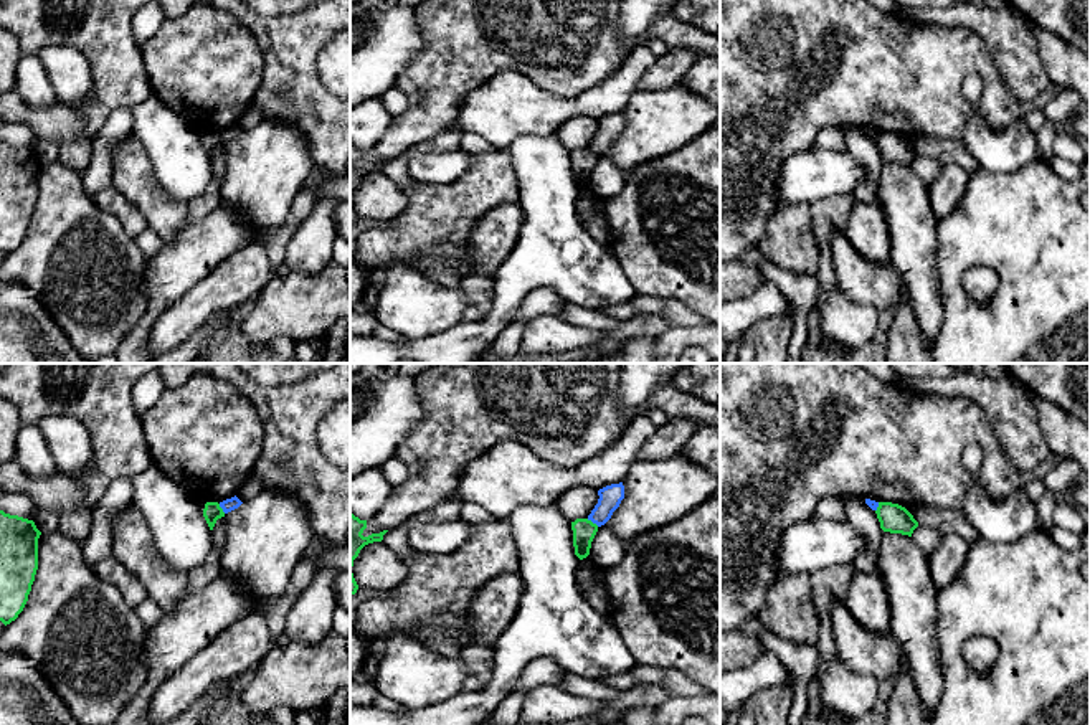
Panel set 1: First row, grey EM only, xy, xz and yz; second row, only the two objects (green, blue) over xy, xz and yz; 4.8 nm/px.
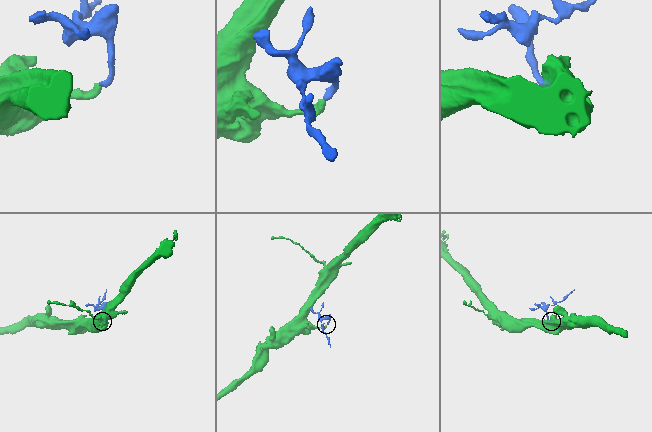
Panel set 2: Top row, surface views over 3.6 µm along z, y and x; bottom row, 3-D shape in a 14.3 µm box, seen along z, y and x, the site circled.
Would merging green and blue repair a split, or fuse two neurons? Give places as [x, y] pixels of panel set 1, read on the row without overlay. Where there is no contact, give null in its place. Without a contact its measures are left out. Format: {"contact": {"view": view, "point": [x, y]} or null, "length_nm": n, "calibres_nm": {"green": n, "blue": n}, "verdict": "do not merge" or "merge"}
{"contact": {"view": "xz", "point": [592, 152]}, "length_nm": 70, "calibres_nm": {"green": 110, "blue": 110}, "verdict": "do not merge"}

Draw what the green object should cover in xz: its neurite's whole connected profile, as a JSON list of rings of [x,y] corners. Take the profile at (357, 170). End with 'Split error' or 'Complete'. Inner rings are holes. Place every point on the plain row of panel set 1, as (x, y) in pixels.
[[[350,142],[350,226],[355,225],[358,220],[358,215],[352,203],[353,190],[358,187],[360,180],[365,175],[373,172],[382,172],[383,165],[388,162],[388,160],[383,160],[380,163],[372,163],[368,167],[363,167],[362,163],[365,159],[367,159],[367,150],[360,150]]]. Complete

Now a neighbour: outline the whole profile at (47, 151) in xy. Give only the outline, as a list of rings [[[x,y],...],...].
[[[38,137],[33,152],[41,163],[51,163],[59,160],[61,144],[50,137]]]

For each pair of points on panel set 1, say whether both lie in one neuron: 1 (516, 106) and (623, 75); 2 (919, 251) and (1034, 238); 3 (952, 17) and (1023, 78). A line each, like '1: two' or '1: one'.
1: one
2: two
3: one

